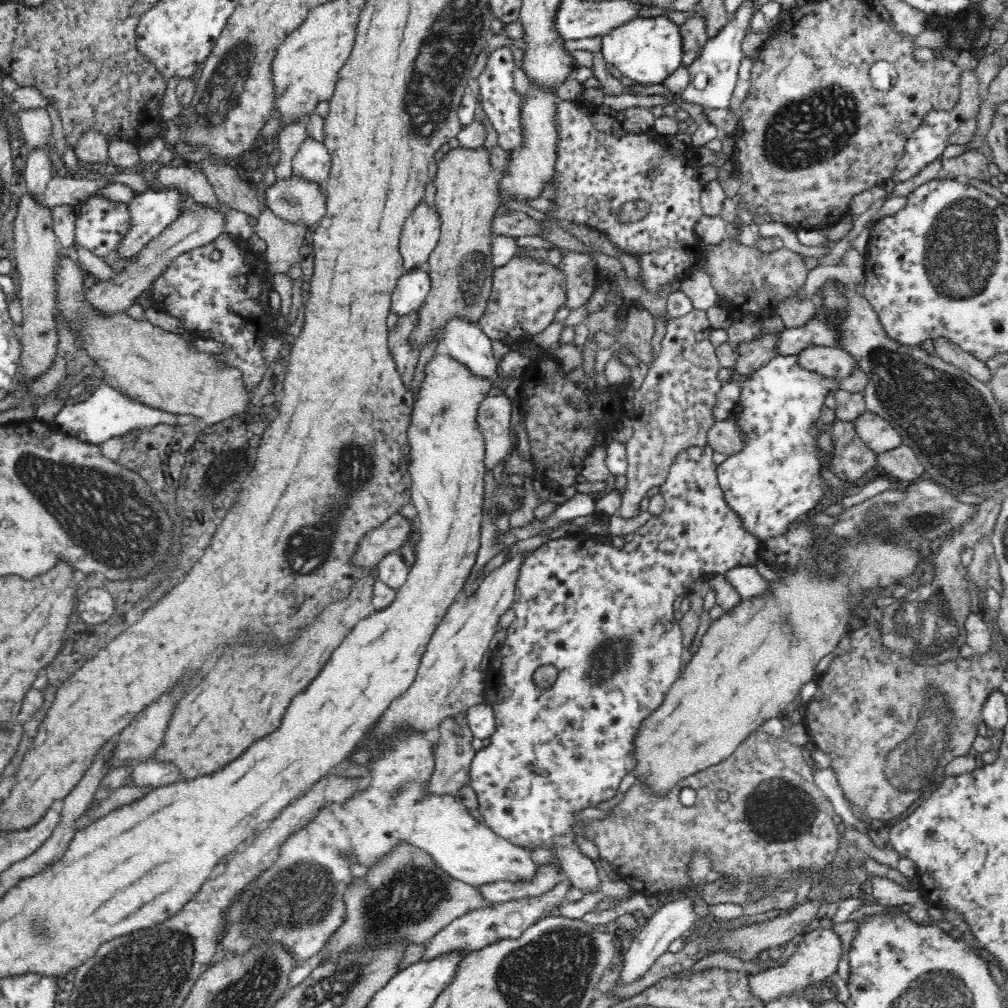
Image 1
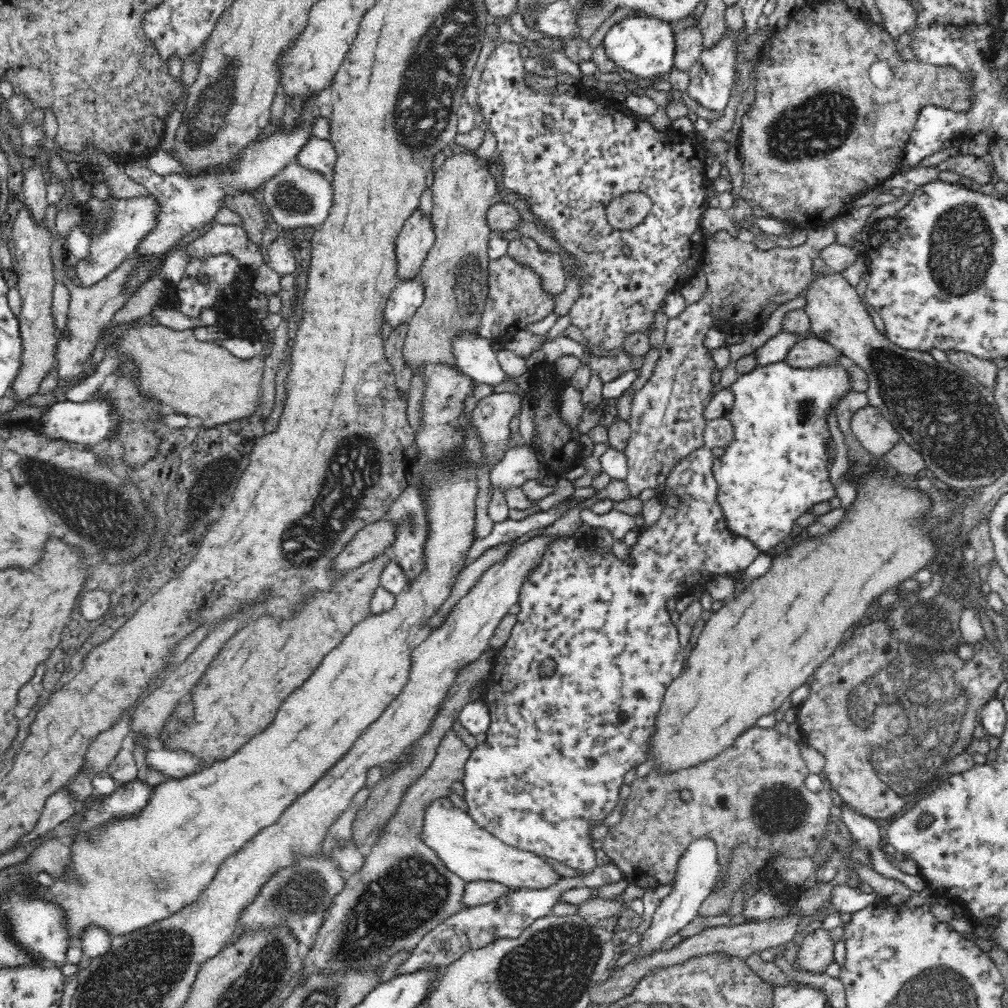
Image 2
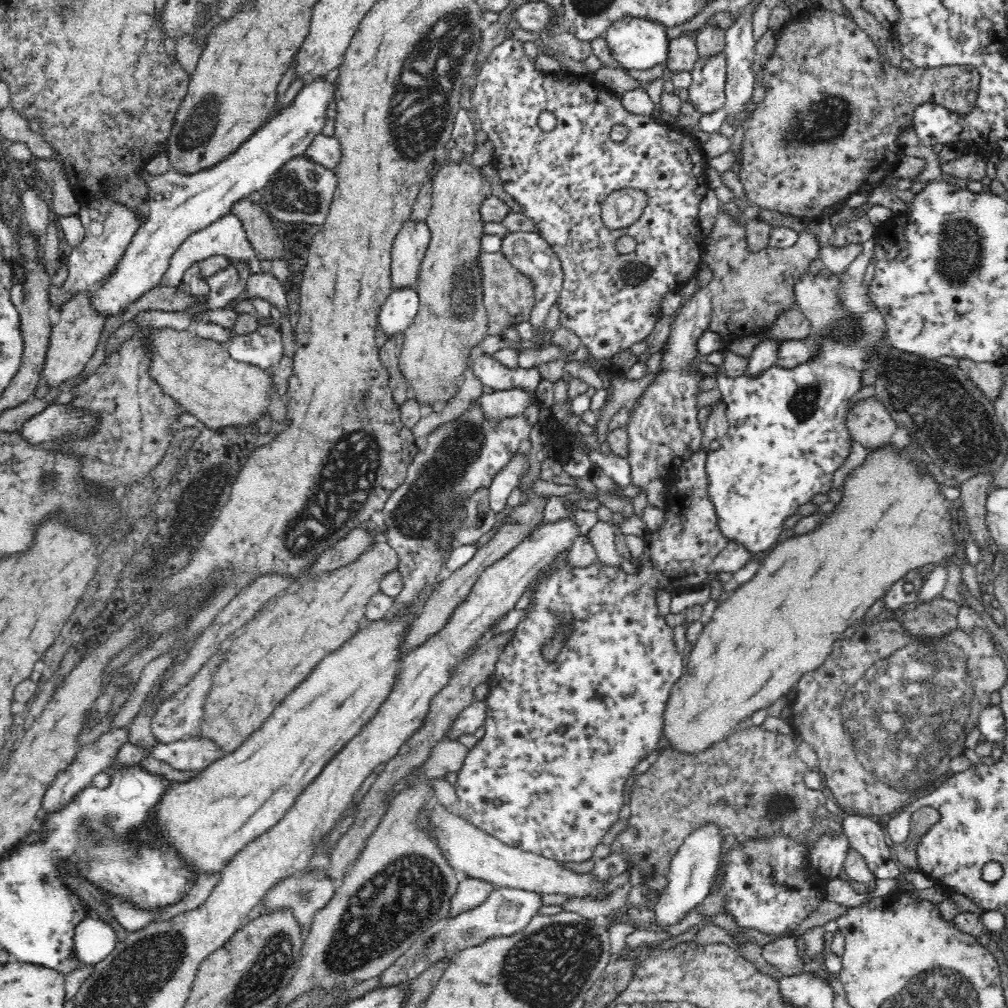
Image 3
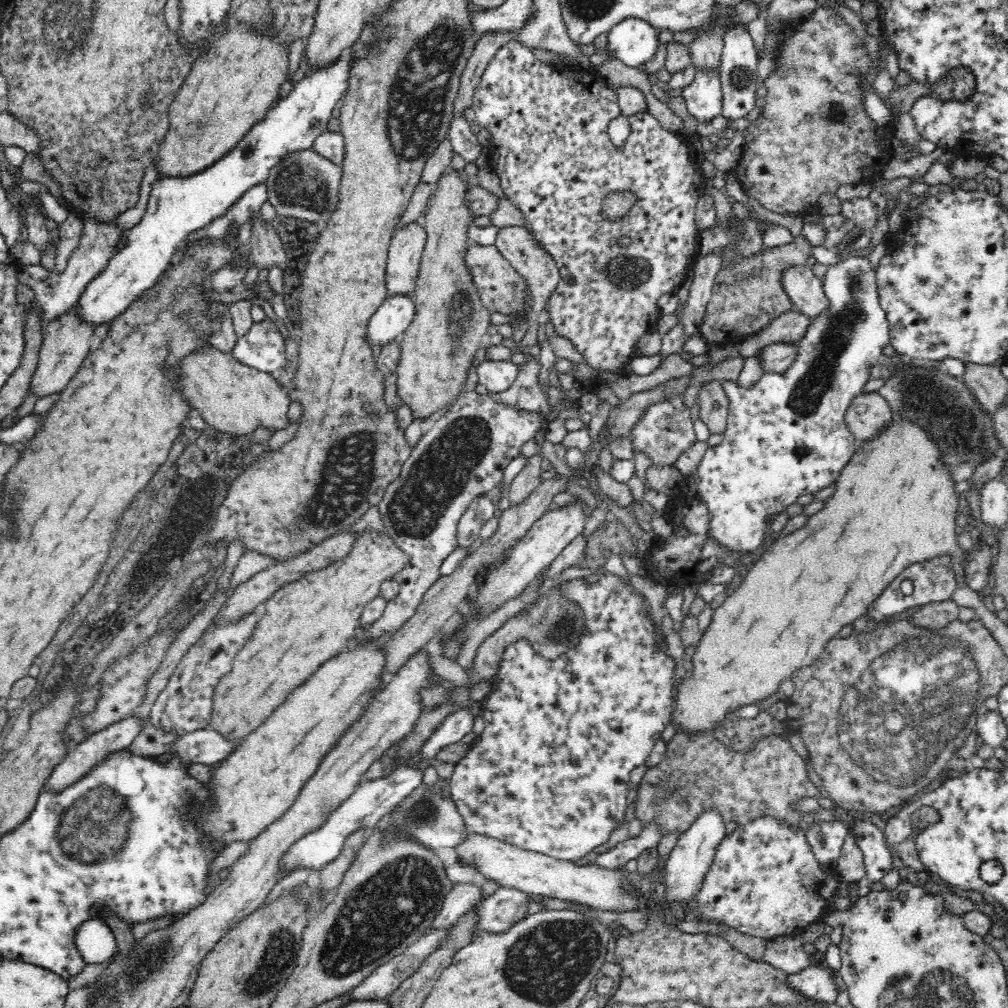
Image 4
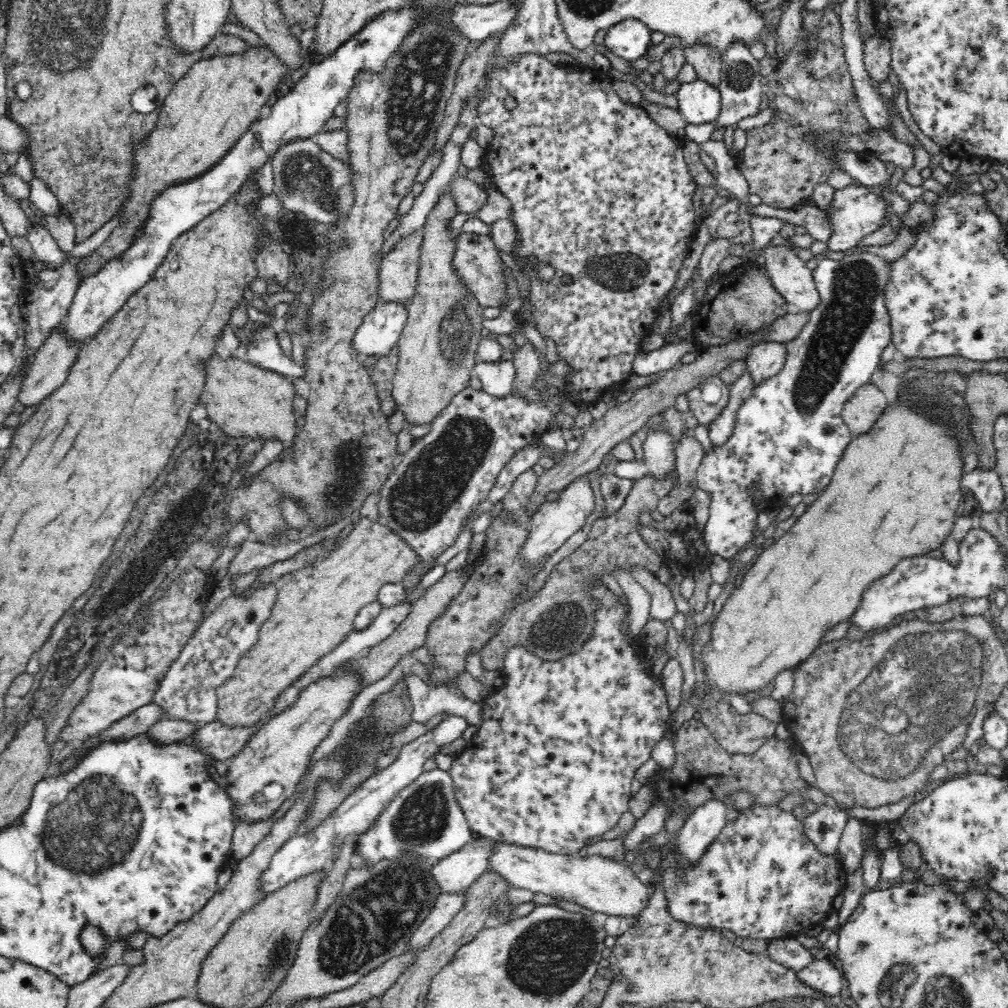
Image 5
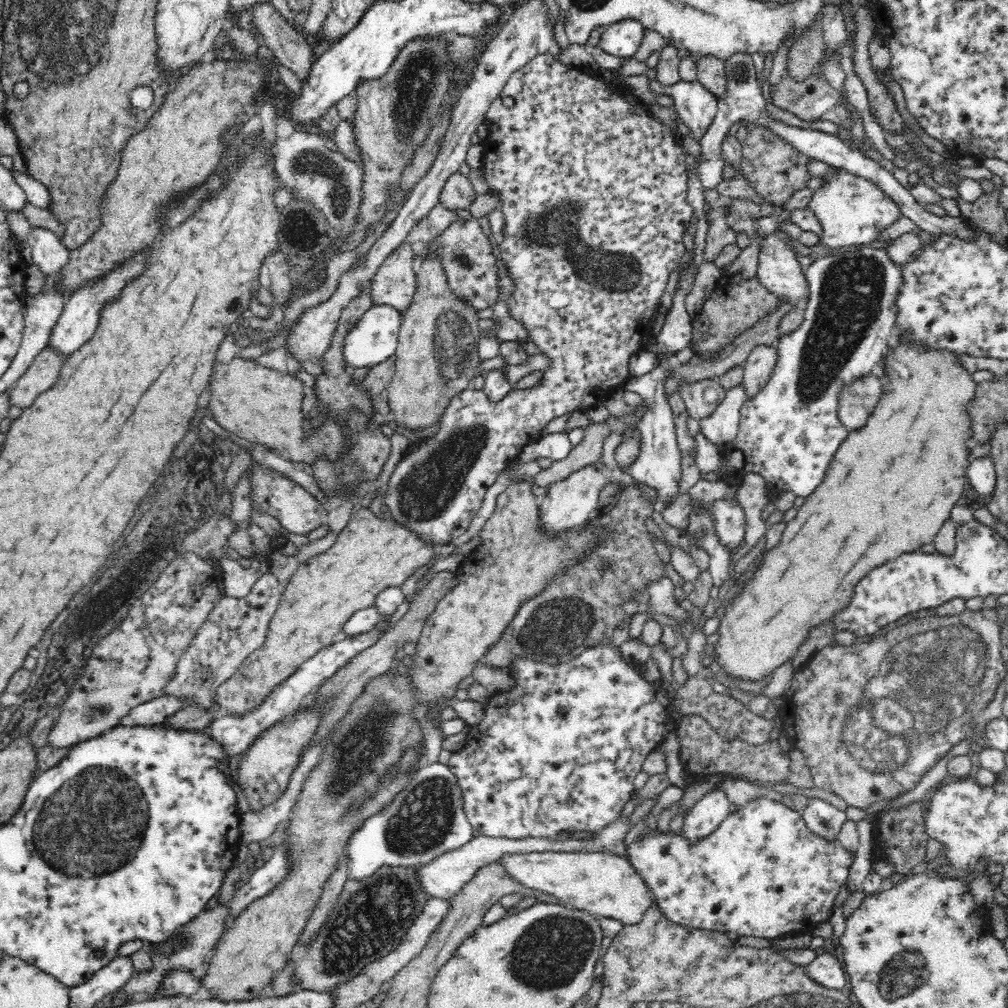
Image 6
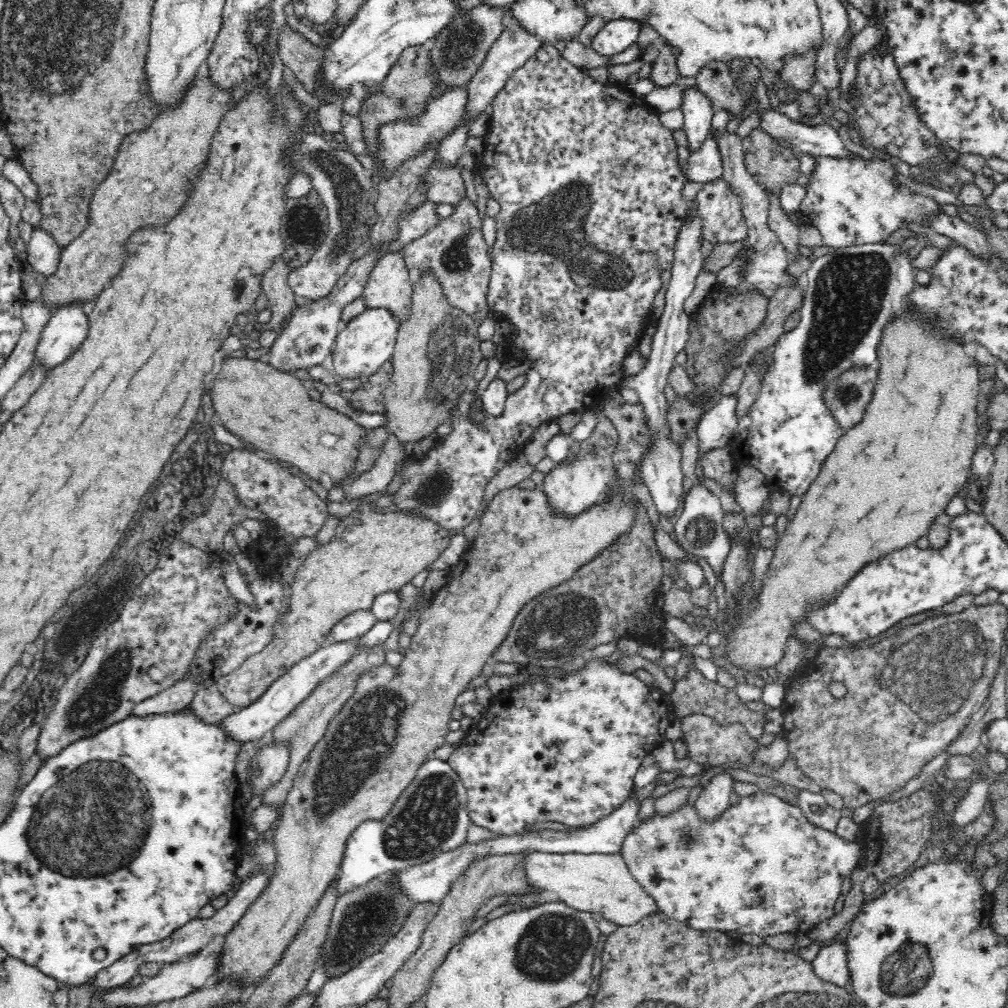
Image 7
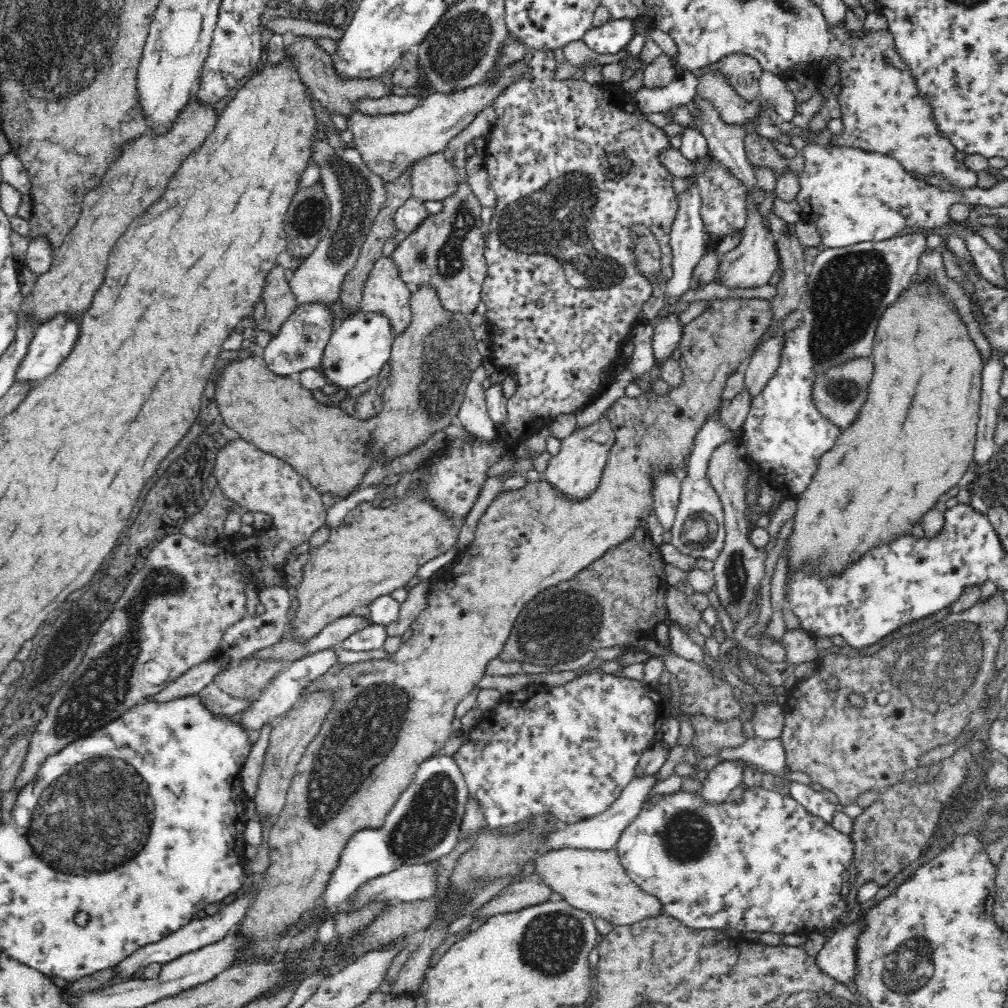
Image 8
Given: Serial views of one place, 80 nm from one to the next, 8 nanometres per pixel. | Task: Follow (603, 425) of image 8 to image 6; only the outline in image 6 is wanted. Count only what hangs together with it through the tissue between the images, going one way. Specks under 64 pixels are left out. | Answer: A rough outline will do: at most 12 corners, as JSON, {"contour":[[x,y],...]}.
{"contour":[[621,434],[600,458],[546,485],[540,514],[550,533],[592,517],[612,482],[639,485],[616,462]]}

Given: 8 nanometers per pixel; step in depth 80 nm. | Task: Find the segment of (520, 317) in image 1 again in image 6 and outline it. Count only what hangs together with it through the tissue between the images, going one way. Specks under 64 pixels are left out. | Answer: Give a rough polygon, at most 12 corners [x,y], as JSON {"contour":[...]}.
{"contour":[[458,218],[413,248],[435,258],[458,301],[495,305],[498,266],[478,219]]}

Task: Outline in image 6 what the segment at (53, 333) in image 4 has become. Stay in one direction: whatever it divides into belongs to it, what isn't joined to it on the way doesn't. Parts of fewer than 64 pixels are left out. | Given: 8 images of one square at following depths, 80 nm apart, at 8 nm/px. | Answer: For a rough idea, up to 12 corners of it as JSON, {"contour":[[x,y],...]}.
{"contour":[[45,348],[7,394],[25,409],[56,380],[65,357]]}

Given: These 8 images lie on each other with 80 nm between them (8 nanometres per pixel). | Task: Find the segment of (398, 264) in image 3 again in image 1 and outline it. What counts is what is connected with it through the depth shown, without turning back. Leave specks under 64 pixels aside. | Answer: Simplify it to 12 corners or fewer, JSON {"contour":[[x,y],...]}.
{"contour":[[424,200],[399,236],[403,272],[423,266],[439,241],[435,207]]}

